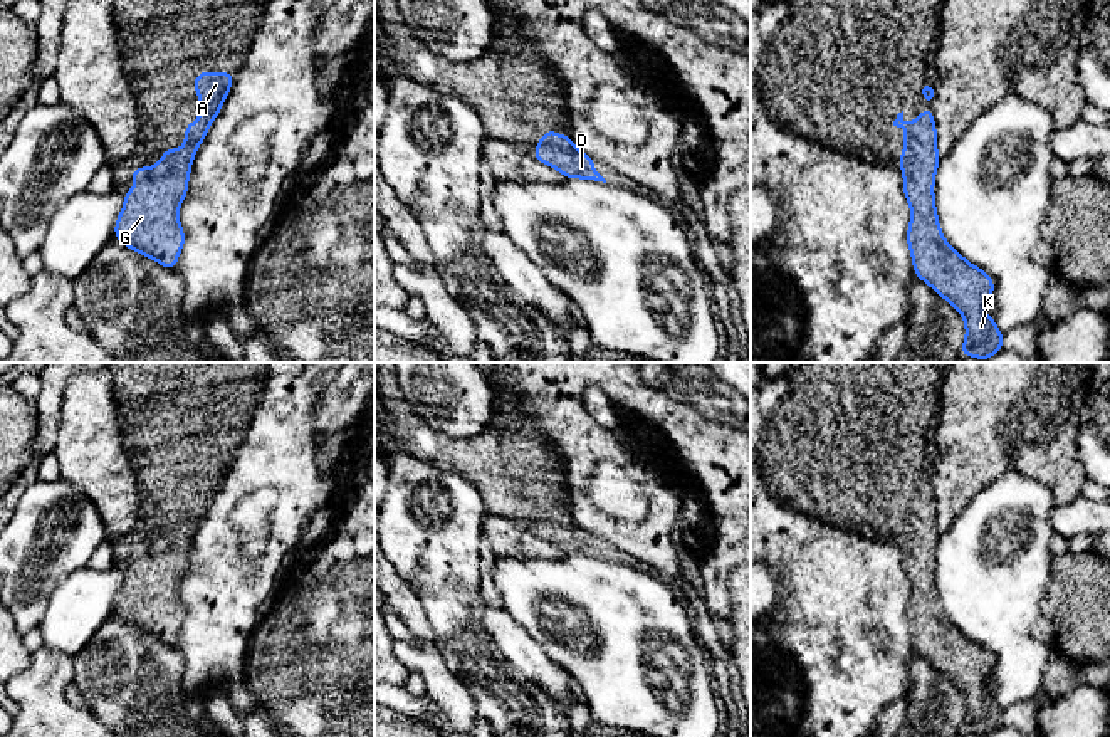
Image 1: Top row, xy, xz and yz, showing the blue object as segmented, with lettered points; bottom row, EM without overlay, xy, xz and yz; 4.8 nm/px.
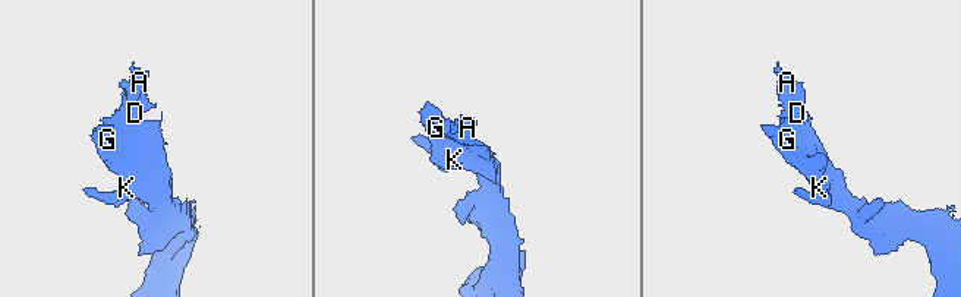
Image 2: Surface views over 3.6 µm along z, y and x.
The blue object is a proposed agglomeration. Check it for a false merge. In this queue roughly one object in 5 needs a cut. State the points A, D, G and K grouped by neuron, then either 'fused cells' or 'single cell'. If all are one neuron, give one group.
A D G K | single cell

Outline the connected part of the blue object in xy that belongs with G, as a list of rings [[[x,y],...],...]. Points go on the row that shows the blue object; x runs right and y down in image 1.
[[[195,72],[191,87],[200,97],[200,119],[185,123],[185,148],[161,149],[163,158],[153,168],[136,166],[131,171],[134,188],[123,191],[124,207],[118,215],[114,237],[126,247],[160,265],[176,270],[185,232],[178,208],[188,193],[191,160],[207,131],[220,113],[233,82],[233,72]]]

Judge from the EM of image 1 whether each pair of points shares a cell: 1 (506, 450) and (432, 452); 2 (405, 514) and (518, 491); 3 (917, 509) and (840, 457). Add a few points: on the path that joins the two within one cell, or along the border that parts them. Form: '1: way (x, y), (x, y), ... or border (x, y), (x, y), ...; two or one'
1: way (487, 452), (450, 452); one
2: border (462, 476), (484, 503); two
3: way (899, 509), (892, 509), (858, 476); one

